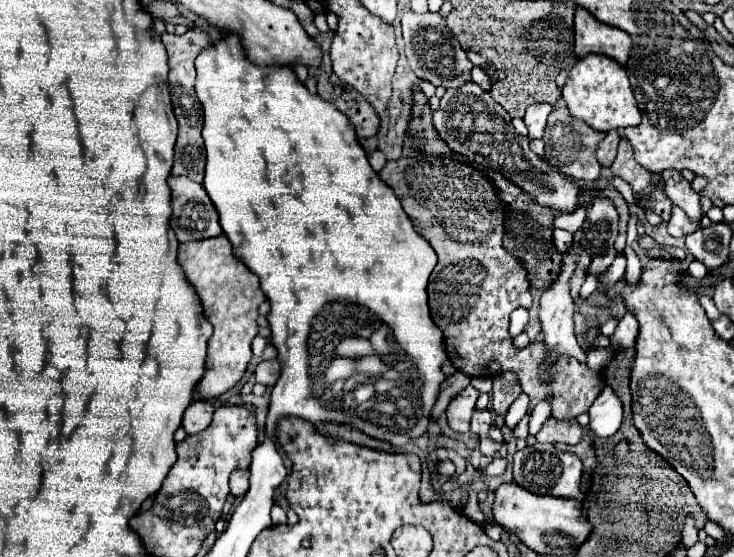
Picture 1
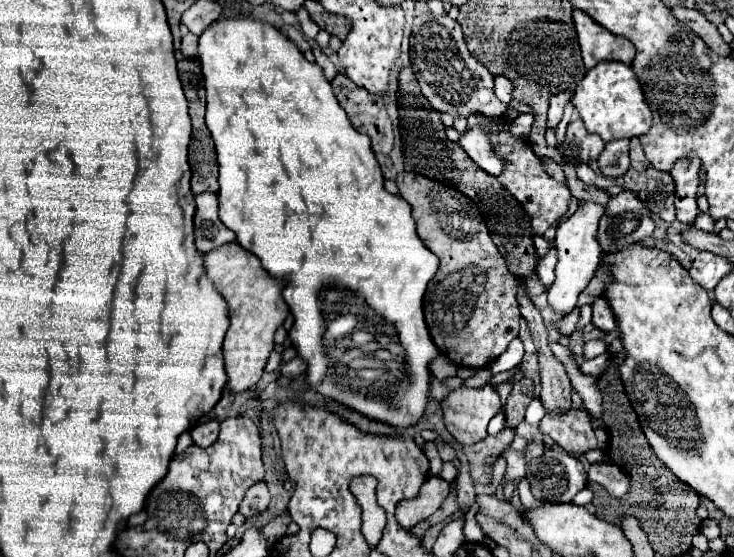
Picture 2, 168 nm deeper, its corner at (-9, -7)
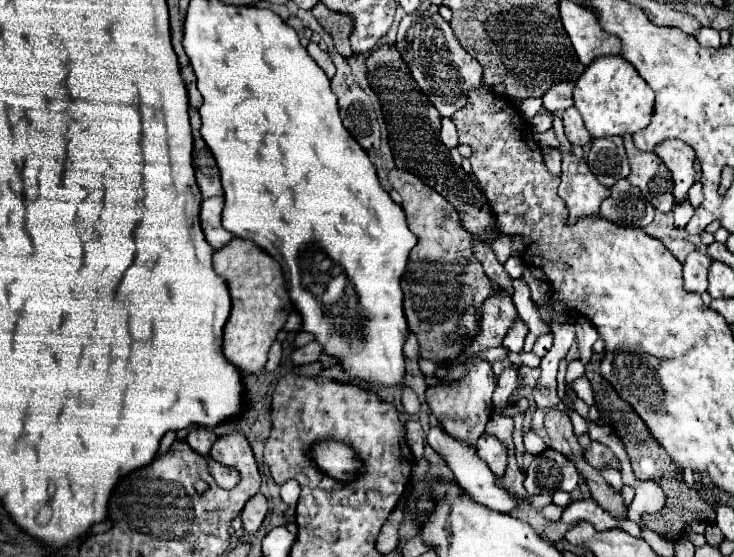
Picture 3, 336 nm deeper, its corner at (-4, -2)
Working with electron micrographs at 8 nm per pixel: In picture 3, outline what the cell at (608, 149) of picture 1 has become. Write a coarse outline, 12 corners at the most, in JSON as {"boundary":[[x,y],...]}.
{"boundary":[[622,137],[594,139],[586,161],[612,187],[630,173]]}

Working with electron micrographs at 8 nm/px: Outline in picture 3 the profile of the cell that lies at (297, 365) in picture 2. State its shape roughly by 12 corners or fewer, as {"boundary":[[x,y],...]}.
{"boundary":[[318,341],[296,349],[294,365],[314,363],[324,353]]}

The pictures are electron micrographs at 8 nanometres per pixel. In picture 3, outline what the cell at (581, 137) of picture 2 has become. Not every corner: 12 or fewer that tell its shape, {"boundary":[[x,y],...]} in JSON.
{"boundary":[[576,107],[562,113],[570,143],[584,145],[592,137]]}

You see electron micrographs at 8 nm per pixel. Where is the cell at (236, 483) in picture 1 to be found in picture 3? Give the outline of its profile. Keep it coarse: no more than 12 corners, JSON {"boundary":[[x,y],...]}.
{"boundary":[[254,495],[240,515],[246,533],[256,533],[268,513],[266,497]]}

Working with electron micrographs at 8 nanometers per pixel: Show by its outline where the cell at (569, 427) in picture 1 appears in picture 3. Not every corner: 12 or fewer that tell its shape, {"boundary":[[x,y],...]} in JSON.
{"boundary":[[602,469],[602,477],[616,493],[622,493],[620,471]]}

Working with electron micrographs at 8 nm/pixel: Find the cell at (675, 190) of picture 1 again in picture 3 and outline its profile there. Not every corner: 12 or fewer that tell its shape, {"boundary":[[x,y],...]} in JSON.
{"boundary":[[666,139],[654,153],[674,175],[674,197],[682,201],[694,185],[694,149]]}

